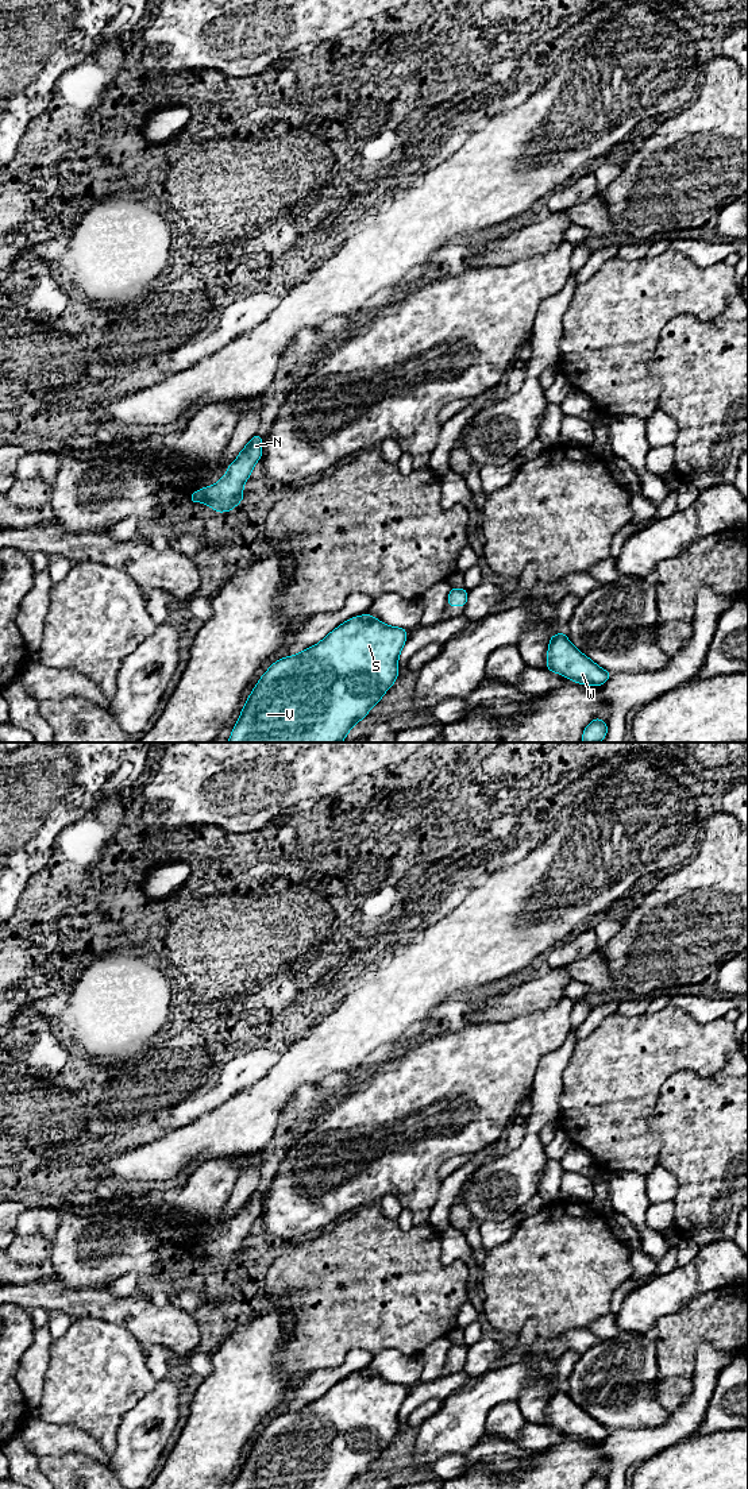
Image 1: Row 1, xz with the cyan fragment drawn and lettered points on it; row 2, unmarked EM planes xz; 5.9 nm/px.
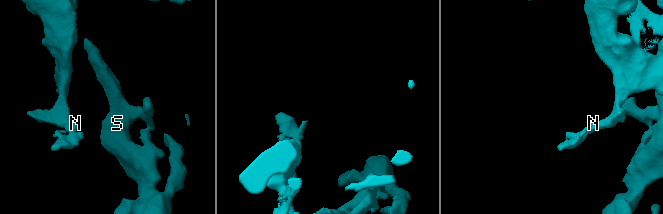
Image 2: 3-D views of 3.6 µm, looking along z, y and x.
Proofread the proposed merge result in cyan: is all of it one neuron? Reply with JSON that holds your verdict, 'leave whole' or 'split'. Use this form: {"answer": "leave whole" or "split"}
{"answer": "leave whole"}

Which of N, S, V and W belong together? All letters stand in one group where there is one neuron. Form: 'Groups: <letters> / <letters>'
Groups: N S V W

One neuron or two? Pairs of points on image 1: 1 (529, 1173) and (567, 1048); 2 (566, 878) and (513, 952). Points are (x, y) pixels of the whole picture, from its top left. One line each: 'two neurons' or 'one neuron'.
1: one neuron
2: one neuron

